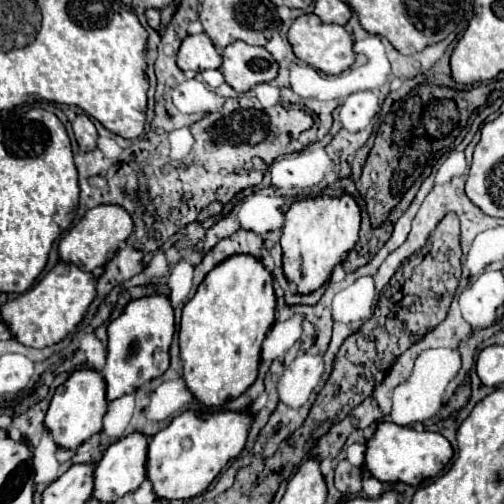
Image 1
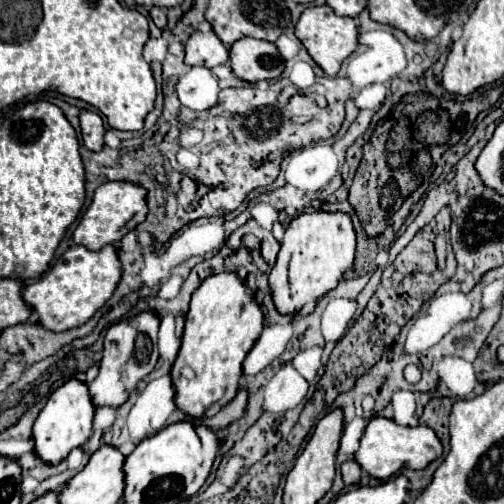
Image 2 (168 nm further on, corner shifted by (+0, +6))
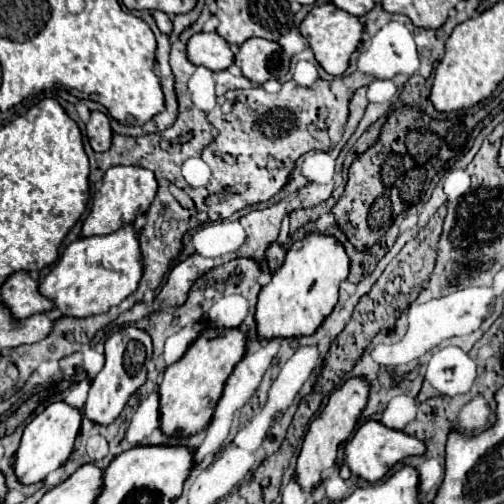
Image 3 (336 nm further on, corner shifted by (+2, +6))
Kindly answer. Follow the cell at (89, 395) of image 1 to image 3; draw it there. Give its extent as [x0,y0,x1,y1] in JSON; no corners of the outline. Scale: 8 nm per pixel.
[15,402,83,484]

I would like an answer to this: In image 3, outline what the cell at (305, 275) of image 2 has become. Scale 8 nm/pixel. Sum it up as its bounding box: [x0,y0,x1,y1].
[255,232,349,338]

